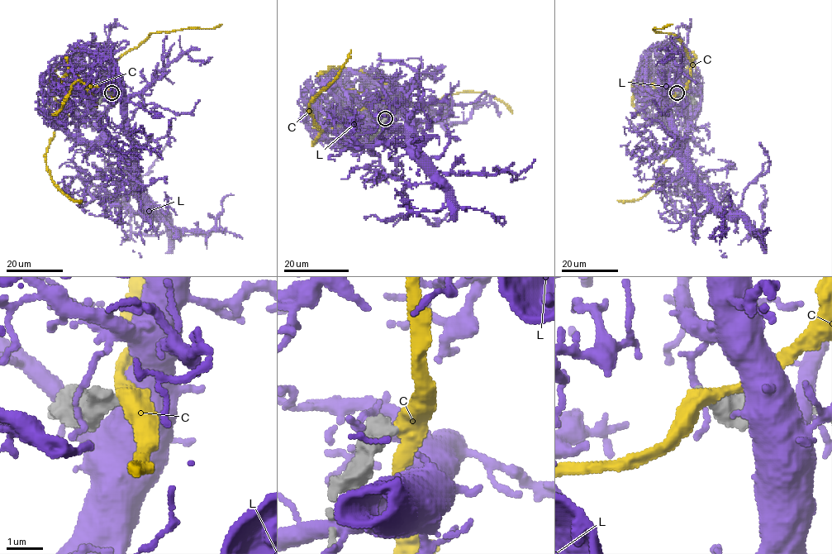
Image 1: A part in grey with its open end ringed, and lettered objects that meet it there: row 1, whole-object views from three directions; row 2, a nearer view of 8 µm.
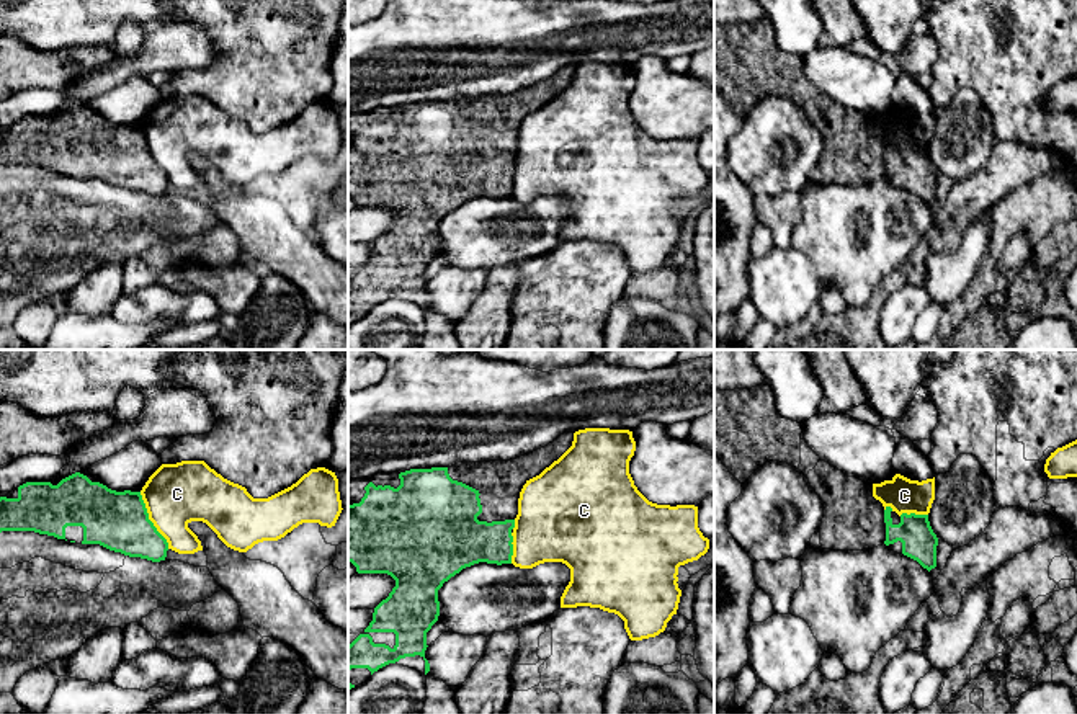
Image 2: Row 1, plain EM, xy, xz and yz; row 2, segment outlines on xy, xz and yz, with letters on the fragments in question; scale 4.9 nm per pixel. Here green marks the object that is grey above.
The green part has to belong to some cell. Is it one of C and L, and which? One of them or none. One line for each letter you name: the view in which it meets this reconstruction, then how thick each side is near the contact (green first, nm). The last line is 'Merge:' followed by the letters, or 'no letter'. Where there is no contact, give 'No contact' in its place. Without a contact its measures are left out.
Merge: no letter

